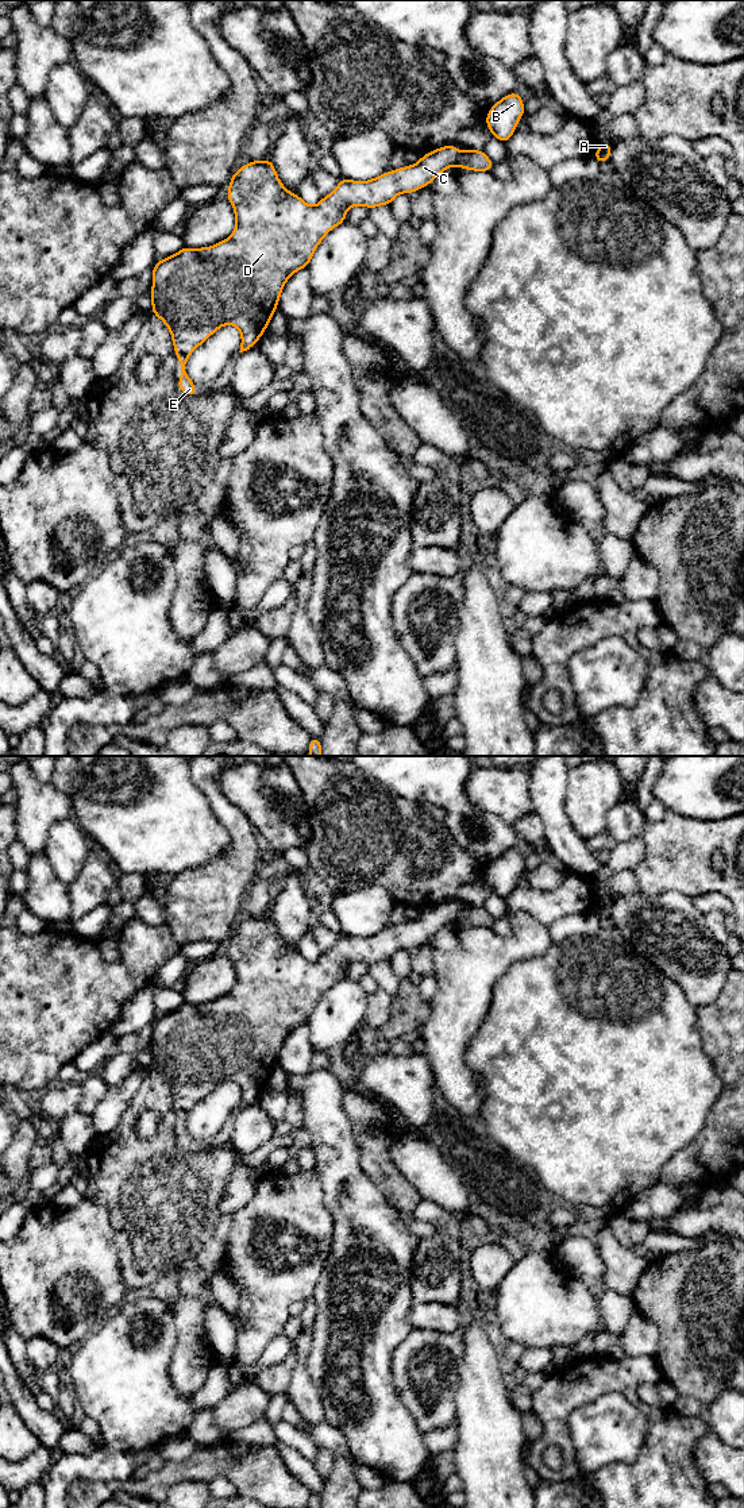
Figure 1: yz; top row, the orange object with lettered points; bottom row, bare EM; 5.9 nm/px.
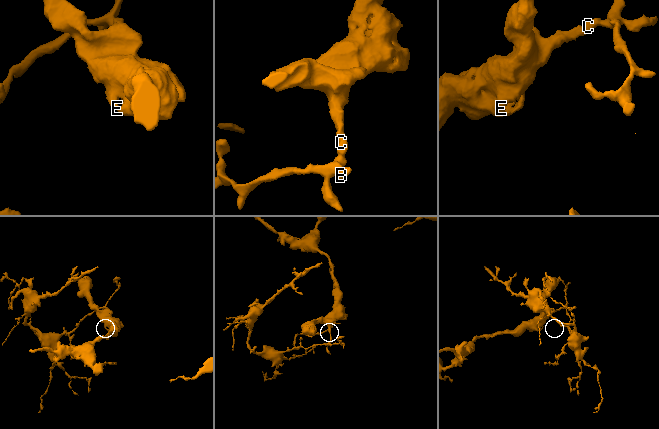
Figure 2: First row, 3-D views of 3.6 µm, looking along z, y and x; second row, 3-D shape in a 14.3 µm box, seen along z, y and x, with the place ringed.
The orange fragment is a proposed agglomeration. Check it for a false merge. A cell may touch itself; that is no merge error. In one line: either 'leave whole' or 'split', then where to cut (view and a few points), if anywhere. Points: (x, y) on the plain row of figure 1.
split; cut in yz along (461, 909), (455, 921)

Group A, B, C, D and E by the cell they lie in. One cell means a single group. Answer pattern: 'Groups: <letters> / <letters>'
Groups: A B / C D E

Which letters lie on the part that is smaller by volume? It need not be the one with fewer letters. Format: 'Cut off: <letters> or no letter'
Cut off: A, B

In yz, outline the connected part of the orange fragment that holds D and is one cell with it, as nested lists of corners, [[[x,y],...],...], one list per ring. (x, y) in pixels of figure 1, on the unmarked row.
[[[448,900],[423,910],[415,921],[385,927],[370,937],[340,934],[336,945],[321,953],[316,963],[308,961],[282,941],[269,914],[243,921],[232,930],[227,948],[236,976],[232,991],[212,1003],[184,1002],[177,1010],[162,1014],[153,1022],[150,1069],[159,1073],[170,1087],[180,1118],[178,1146],[186,1152],[198,1152],[196,1141],[186,1130],[188,1114],[220,1083],[232,1080],[240,1087],[239,1108],[257,1100],[275,1069],[289,1033],[308,1023],[325,991],[346,979],[350,964],[392,961],[398,949],[412,950],[428,942],[446,925],[456,922],[459,913],[458,903]]]

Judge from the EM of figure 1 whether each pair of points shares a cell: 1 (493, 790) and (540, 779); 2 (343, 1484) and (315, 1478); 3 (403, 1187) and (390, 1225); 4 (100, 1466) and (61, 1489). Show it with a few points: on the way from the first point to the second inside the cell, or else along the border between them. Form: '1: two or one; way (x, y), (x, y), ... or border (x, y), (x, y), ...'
1: two; border (525, 770), (529, 776), (529, 795), (535, 812)
2: two; border (326, 1480), (324, 1489), (320, 1493)
3: two; border (376, 1184), (400, 1211)
4: one; way (89, 1468), (77, 1468), (66, 1478)

